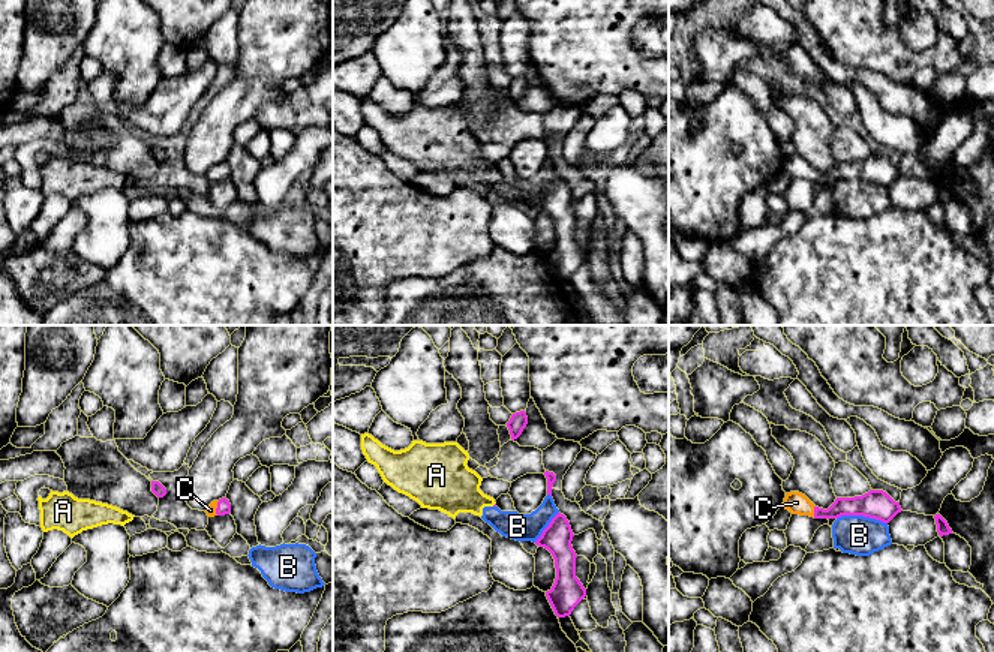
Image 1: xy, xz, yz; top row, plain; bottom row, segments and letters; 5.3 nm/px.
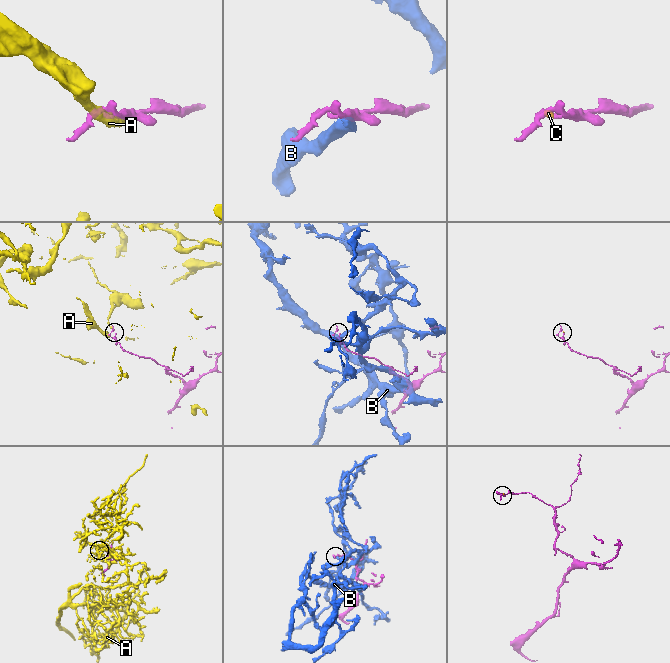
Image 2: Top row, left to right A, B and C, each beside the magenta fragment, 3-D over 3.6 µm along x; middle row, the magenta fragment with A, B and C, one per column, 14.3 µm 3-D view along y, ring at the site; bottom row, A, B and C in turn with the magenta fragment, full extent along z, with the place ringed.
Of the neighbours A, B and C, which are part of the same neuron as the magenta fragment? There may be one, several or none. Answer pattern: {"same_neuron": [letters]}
{"same_neuron": ["C"]}

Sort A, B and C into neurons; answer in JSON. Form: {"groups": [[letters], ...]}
{"groups": [["A", "B"], ["C"]]}

